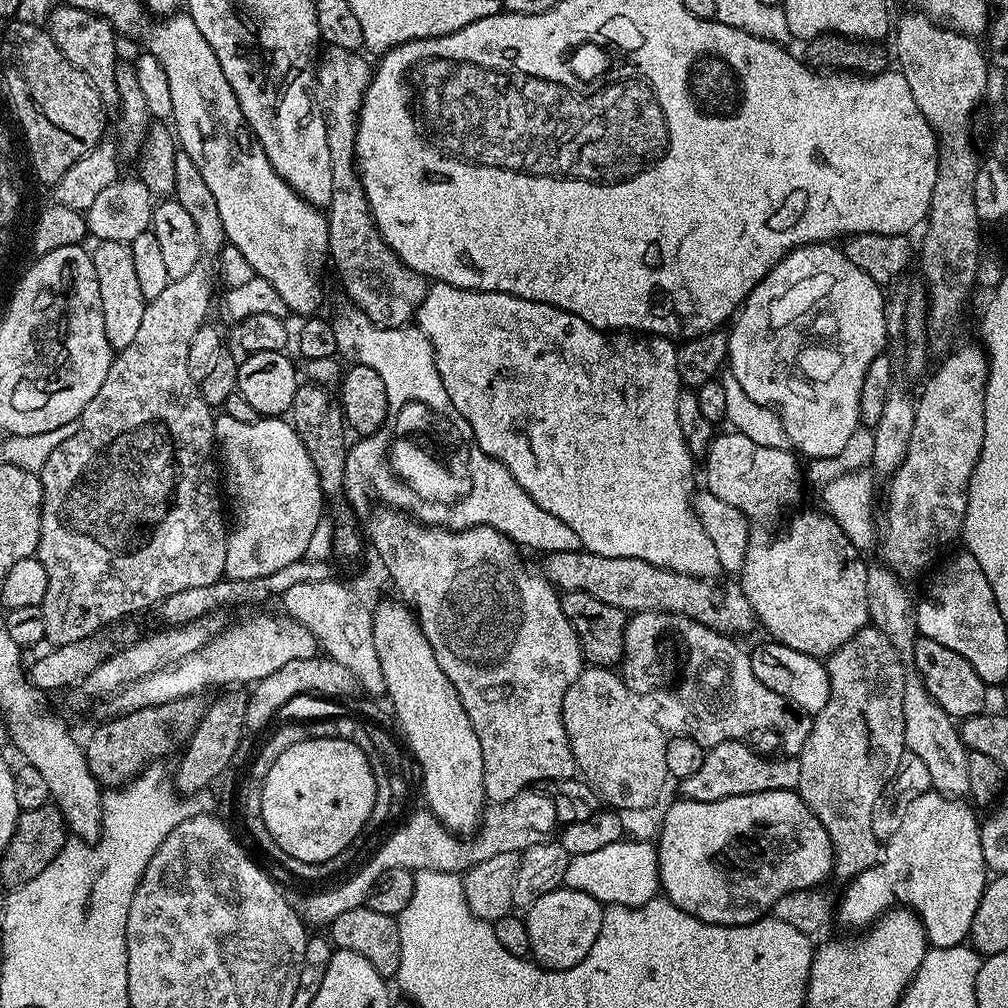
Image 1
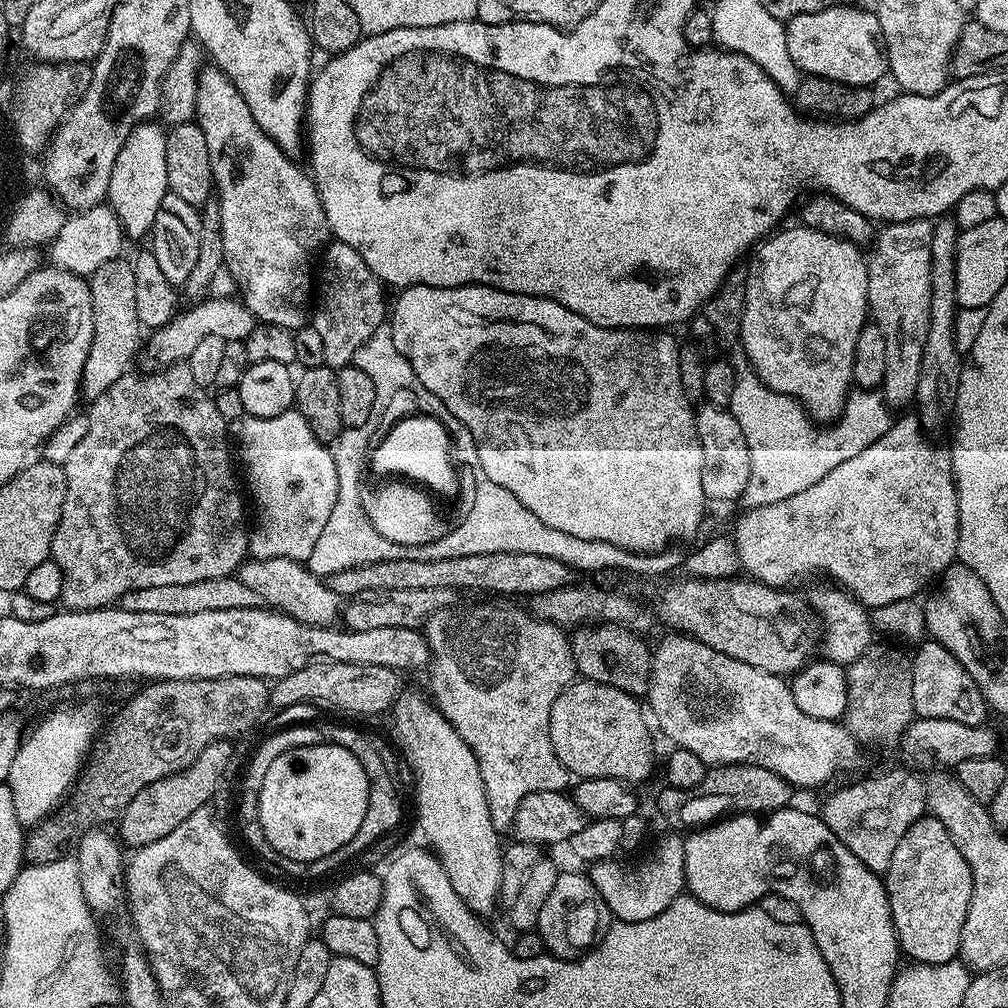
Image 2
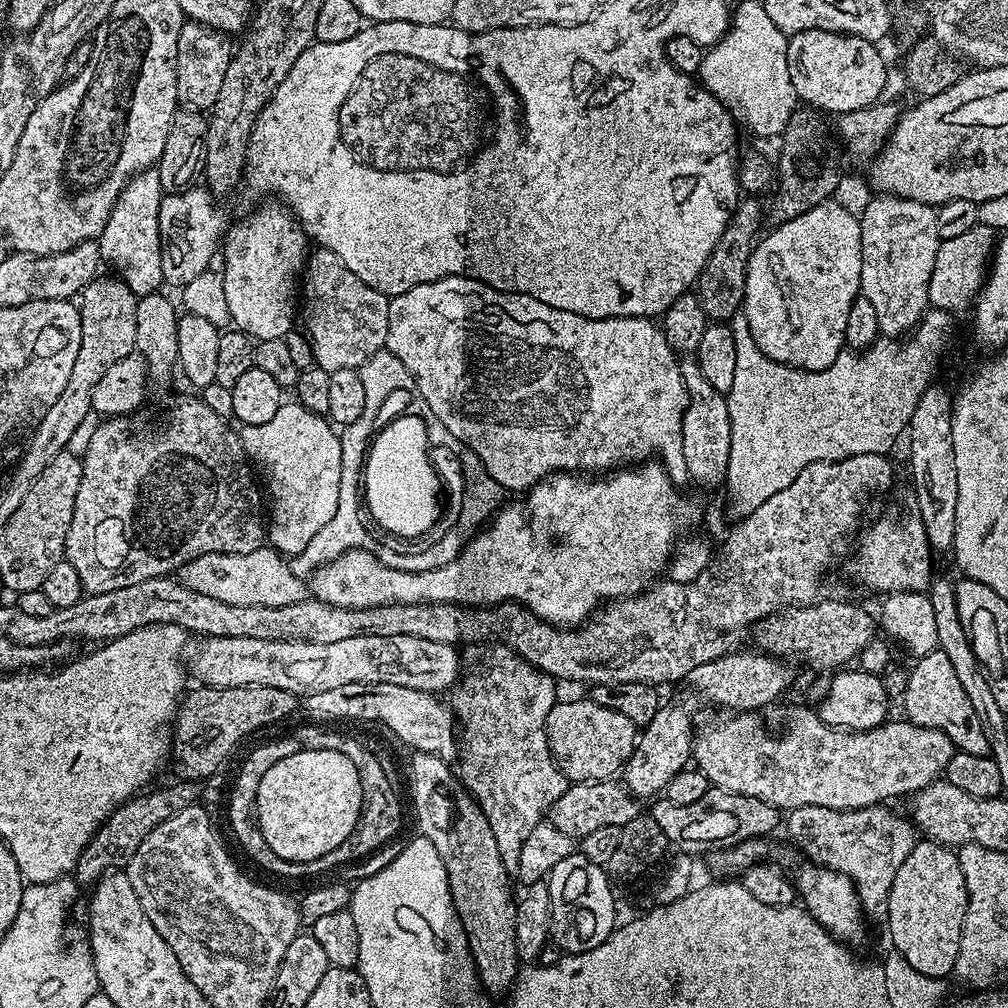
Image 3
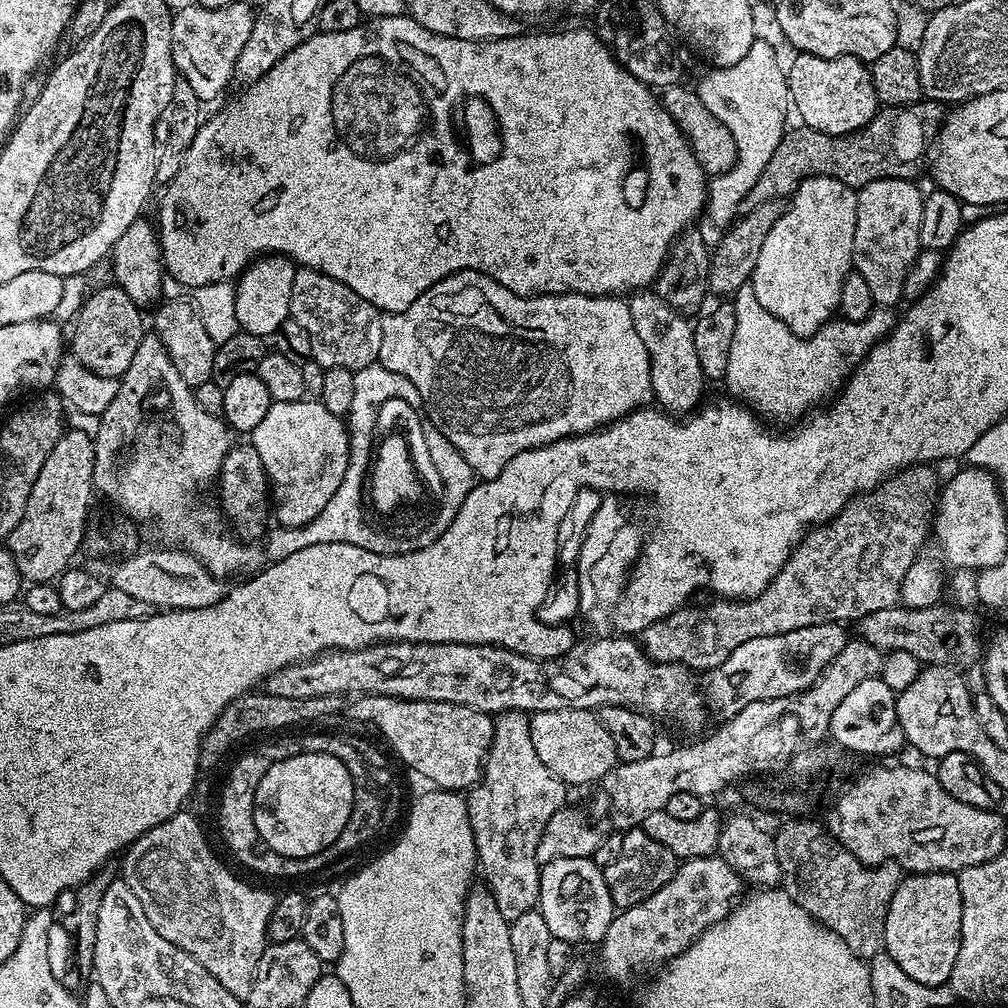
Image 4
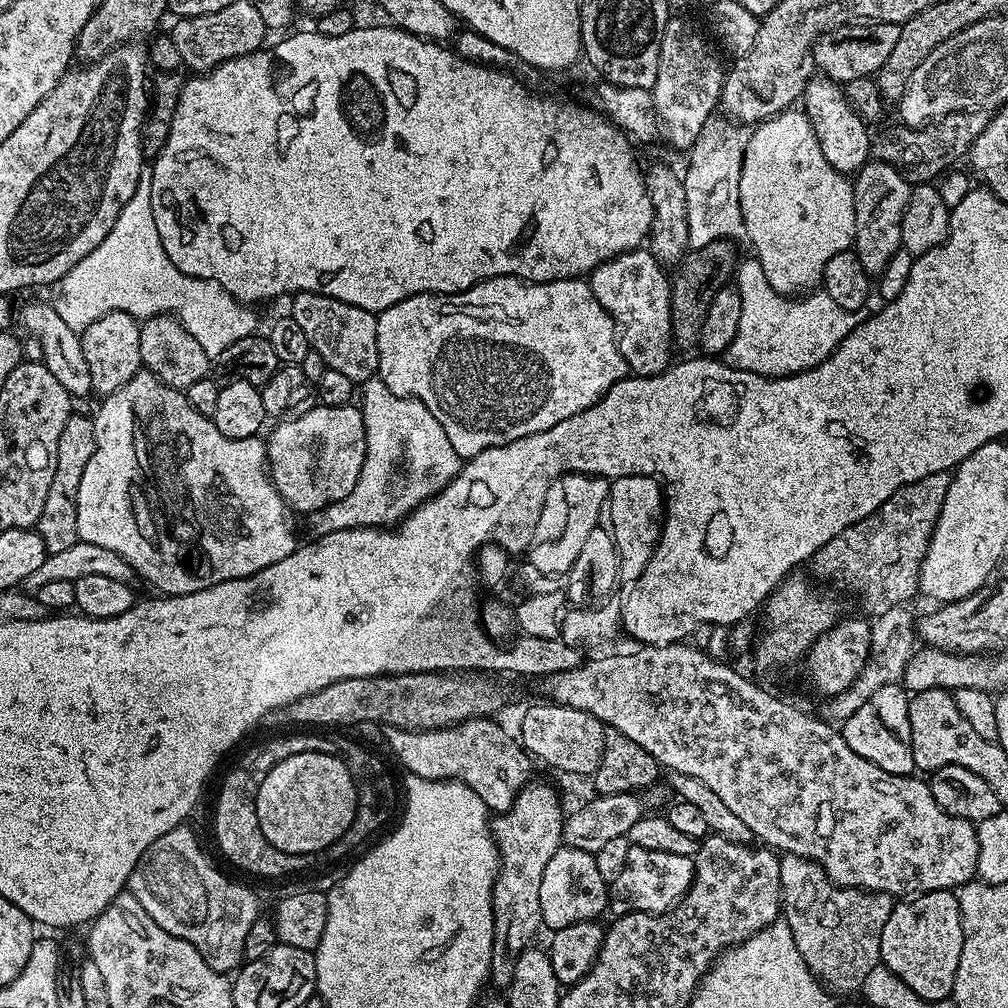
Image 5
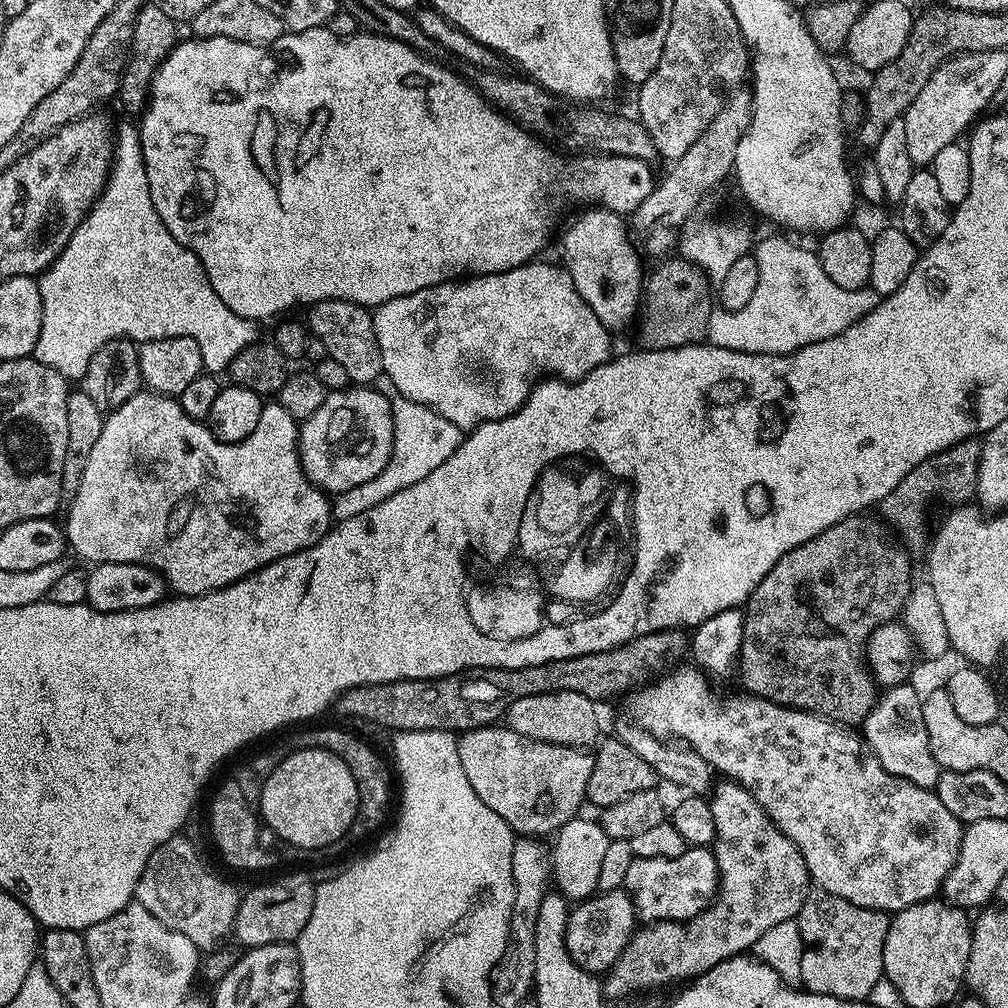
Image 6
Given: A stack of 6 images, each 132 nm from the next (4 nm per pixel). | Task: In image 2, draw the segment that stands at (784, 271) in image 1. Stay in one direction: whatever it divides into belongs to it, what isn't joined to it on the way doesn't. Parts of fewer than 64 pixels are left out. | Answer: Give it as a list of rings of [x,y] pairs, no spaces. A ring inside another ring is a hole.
[[[805,226],[797,227],[781,227],[779,231],[769,235],[755,249],[754,255],[751,257],[751,260],[753,259],[752,264],[747,265],[746,314],[742,314],[742,330],[740,331],[739,343],[742,345],[742,351],[748,355],[748,362],[752,365],[752,371],[755,372],[763,384],[770,386],[770,390],[778,390],[778,394],[786,394],[787,396],[793,396],[795,400],[799,400],[804,405],[804,411],[813,420],[834,422],[844,411],[844,404],[847,402],[850,389],[853,387],[854,348],[858,346],[858,336],[862,334],[865,323],[870,316],[868,311],[868,262],[862,248],[852,240],[844,239],[841,236],[831,236],[828,233],[820,233],[816,229]]]

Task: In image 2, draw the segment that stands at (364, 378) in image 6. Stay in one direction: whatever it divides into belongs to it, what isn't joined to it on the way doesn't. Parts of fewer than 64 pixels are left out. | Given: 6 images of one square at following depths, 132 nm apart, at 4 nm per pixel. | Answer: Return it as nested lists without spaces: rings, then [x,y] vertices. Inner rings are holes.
[[[332,242],[323,249],[318,264],[318,295],[310,324],[322,337],[323,359],[327,367],[333,370],[349,367],[362,342],[385,327],[390,304],[384,301],[384,292],[385,285],[373,274],[370,266],[362,262],[362,254],[358,254],[354,246]]]

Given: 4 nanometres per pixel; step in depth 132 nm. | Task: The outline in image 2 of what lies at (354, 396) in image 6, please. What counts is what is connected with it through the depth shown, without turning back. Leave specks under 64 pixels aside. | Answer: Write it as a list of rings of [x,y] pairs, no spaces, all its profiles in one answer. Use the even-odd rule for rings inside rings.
[[[295,410],[278,414],[274,418],[258,418],[244,415],[241,420],[231,421],[230,436],[240,447],[238,460],[244,463],[244,472],[248,475],[248,488],[252,491],[252,500],[256,503],[256,529],[251,529],[248,537],[248,556],[254,560],[286,558],[307,562],[314,550],[338,498],[338,470],[333,449],[323,444],[310,430],[306,418]]]

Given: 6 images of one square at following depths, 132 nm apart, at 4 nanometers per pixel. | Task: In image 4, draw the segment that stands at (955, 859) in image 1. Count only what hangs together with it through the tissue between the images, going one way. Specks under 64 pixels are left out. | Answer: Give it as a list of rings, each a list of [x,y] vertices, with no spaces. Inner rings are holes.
[[[951,872],[908,874],[901,879],[898,890],[894,890],[894,898],[890,898],[884,931],[884,951],[888,952],[902,970],[915,981],[925,983],[926,986],[946,984],[954,970],[954,962],[958,958],[961,930],[962,890],[959,879]]]

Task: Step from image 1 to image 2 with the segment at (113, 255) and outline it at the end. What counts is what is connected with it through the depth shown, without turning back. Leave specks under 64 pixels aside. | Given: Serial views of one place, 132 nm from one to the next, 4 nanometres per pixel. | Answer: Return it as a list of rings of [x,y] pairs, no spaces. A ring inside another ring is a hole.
[[[124,258],[106,262],[106,266],[98,266],[90,277],[88,285],[92,309],[94,310],[94,334],[90,344],[90,354],[86,358],[86,366],[82,370],[80,391],[85,401],[97,400],[118,378],[129,375],[132,359],[137,359],[142,348],[142,326],[138,322],[134,291],[134,270],[131,263]]]

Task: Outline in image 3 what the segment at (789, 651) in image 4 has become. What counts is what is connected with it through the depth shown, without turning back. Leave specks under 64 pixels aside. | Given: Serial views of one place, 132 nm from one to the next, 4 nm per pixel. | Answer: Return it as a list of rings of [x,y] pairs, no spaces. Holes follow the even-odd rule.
[[[733,650],[726,653],[722,658],[714,662],[706,662],[694,670],[690,670],[687,676],[688,688],[692,692],[697,692],[704,700],[709,700],[712,704],[717,704],[720,708],[728,708],[733,713],[739,714],[751,710],[761,710],[767,704],[772,704],[788,687],[792,684],[792,672],[787,668],[785,661],[778,656],[769,656],[766,652],[751,650],[752,652],[740,652]],[[661,703],[660,709],[650,718],[650,722],[643,725],[642,731],[636,737],[636,745],[632,751],[632,757],[622,769],[622,783],[633,796],[641,801],[648,802],[653,798],[659,797],[663,793],[666,782],[674,778],[684,768],[689,767],[692,760],[692,742],[694,739],[694,723],[688,717],[688,712],[684,708],[679,708],[676,704]]]

